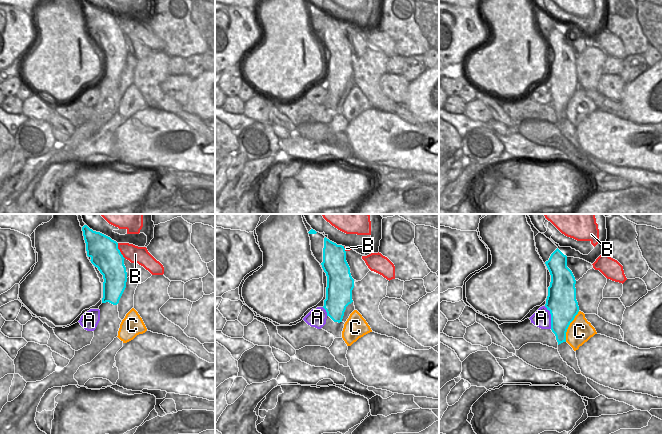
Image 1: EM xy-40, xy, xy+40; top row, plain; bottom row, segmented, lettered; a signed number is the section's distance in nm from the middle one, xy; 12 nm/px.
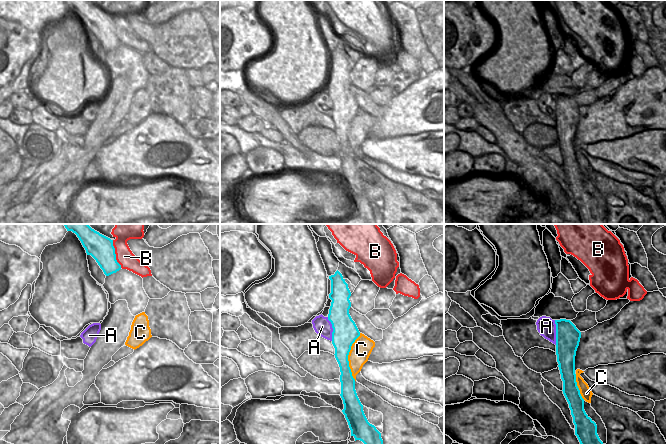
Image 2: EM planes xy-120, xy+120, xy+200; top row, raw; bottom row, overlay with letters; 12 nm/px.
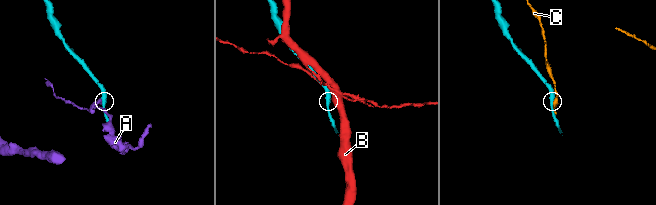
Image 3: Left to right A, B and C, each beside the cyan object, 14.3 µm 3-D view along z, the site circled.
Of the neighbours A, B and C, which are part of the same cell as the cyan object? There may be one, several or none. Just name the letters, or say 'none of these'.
none of these

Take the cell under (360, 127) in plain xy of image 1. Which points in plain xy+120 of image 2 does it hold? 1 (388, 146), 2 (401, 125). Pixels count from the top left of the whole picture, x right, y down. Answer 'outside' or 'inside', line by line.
1: inside
2: outside

